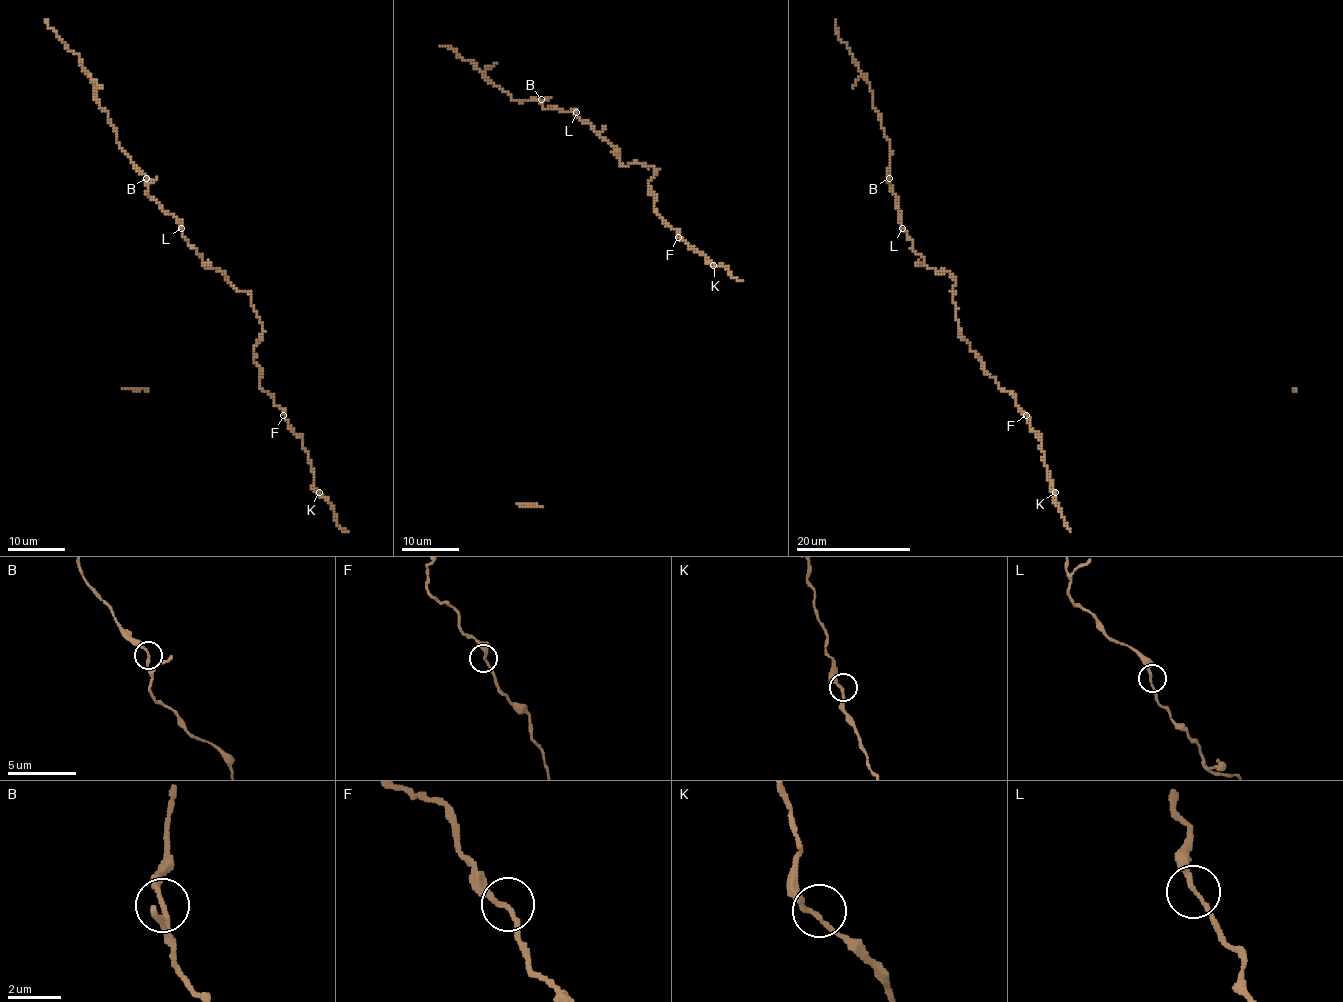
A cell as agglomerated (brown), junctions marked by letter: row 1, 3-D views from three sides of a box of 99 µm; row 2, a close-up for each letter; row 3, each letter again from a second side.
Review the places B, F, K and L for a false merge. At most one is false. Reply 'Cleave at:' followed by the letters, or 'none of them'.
Cleave at: none of them

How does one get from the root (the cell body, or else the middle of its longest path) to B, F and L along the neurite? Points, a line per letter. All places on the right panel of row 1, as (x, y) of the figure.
B: (963, 339), (953, 303), (955, 279), (948, 272), (928, 268), (913, 249), (902, 226), (898, 197), (889, 177)
F: (963, 339), (982, 362), (983, 369), (1002, 389), (1013, 395), (1019, 409), (1026, 415)
L: (963, 339), (953, 303), (955, 279), (948, 272), (928, 268), (902, 228)

